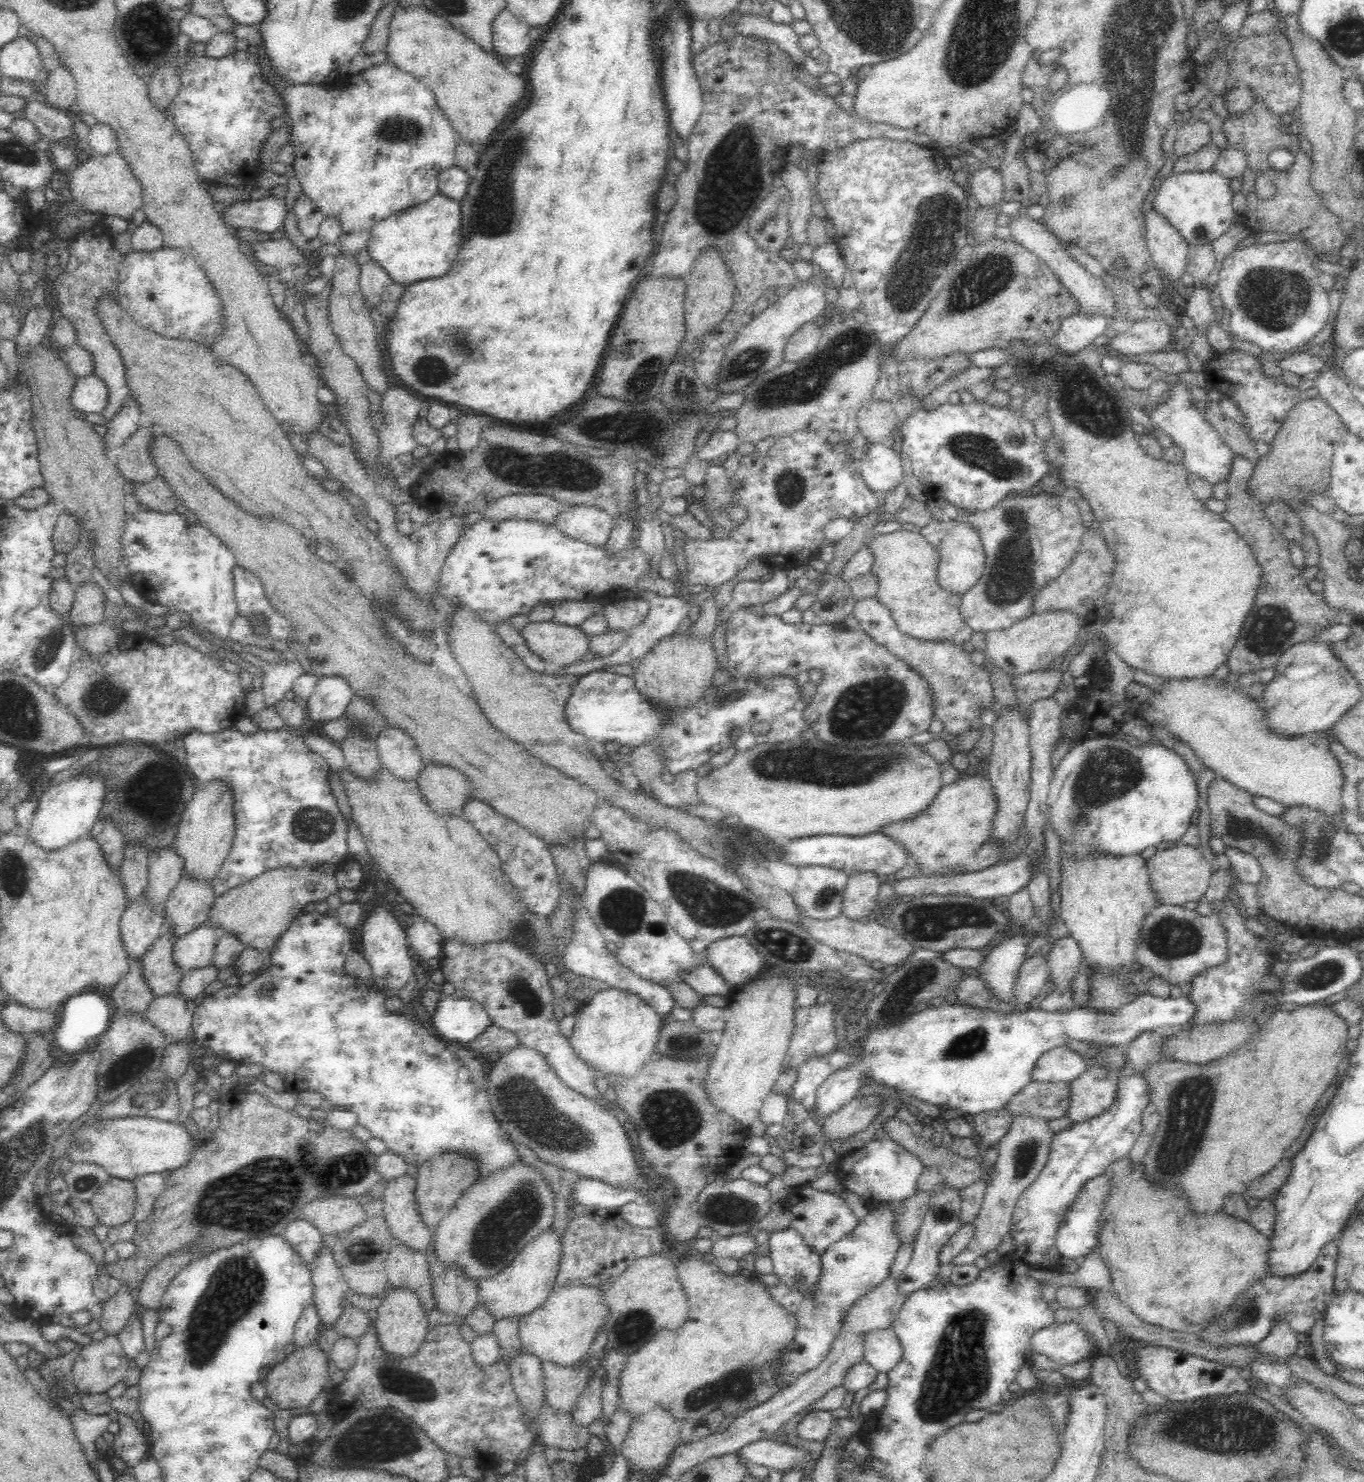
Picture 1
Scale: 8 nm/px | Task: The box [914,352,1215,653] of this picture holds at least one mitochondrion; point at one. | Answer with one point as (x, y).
(1008, 582)

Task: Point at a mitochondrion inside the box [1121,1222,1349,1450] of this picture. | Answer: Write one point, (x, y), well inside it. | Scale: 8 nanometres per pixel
(1247, 1310)

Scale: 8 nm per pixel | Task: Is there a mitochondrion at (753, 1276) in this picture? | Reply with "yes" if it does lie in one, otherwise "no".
no

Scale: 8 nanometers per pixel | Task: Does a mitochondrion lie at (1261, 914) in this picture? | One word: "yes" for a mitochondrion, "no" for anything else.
no

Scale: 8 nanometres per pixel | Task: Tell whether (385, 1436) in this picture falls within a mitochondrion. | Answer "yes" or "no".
yes

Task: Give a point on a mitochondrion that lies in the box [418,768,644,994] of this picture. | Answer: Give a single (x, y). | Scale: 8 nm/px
(520, 931)

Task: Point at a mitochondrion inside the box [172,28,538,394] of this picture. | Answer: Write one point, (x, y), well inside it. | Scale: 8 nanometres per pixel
(492, 214)

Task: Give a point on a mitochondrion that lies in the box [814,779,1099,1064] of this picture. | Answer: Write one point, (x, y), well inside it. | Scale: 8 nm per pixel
(935, 924)

